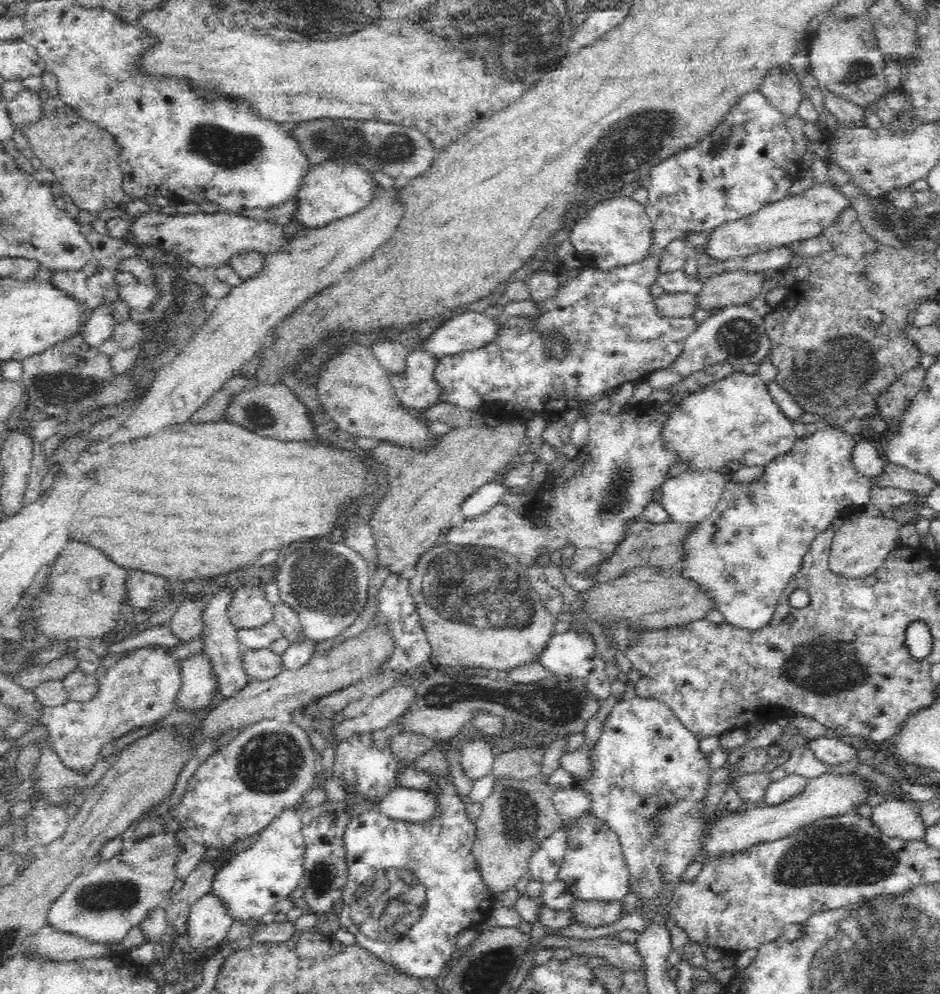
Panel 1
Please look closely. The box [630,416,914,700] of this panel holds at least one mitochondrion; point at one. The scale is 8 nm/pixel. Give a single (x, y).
(830, 667)

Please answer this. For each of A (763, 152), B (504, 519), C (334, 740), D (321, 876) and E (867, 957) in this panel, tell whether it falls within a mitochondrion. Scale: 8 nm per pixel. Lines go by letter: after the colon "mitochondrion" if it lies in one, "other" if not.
A: other
B: other
C: other
D: mitochondrion
E: mitochondrion

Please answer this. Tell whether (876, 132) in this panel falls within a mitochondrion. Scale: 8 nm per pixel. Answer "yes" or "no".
no

